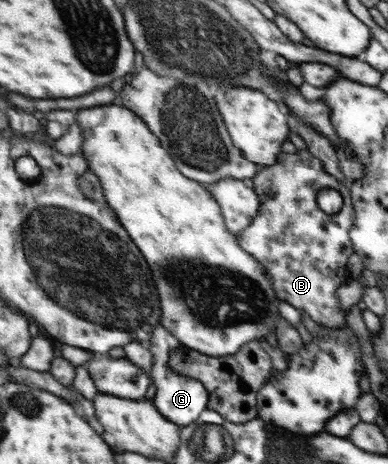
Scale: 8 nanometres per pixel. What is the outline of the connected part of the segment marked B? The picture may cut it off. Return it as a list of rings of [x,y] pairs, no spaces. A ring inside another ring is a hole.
[[[297,150],[295,153],[279,155],[278,162],[272,166],[259,166],[259,172],[251,179],[255,184],[256,193],[262,202],[262,209],[251,223],[252,228],[246,228],[238,235],[242,246],[248,253],[256,257],[264,265],[267,275],[272,281],[272,287],[278,293],[280,300],[297,308],[302,314],[310,316],[314,322],[327,328],[346,326],[346,313],[340,309],[338,287],[346,284],[346,262],[350,262],[355,248],[352,247],[350,230],[354,226],[355,207],[351,200],[350,188],[340,184],[338,177],[328,173],[322,160],[318,160],[308,150]],[[324,188],[330,188],[342,194],[343,203],[340,212],[326,213],[320,209],[317,194]]]

